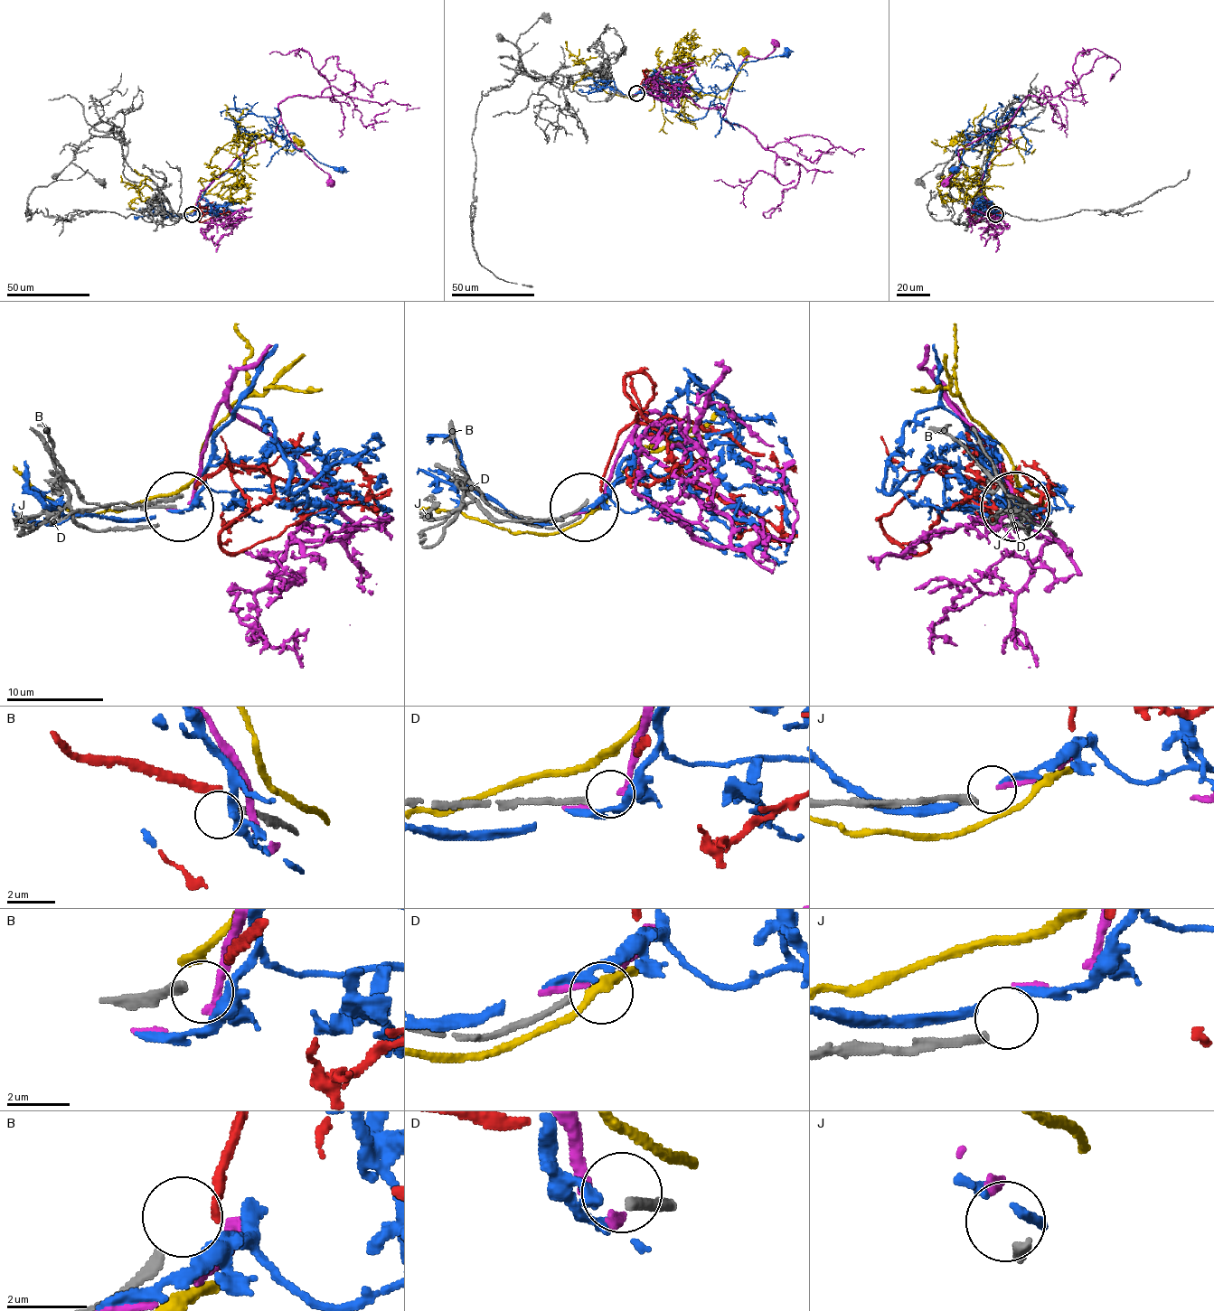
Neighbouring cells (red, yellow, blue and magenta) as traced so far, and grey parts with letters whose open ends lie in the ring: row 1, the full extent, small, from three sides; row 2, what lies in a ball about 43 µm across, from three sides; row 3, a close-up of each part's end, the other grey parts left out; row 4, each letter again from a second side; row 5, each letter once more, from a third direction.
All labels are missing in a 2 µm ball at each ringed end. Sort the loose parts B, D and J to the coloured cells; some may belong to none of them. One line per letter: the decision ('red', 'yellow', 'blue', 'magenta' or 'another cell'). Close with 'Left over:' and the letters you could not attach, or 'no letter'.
B: another cell
D: another cell
J: another cell
Left over: B, D, J

